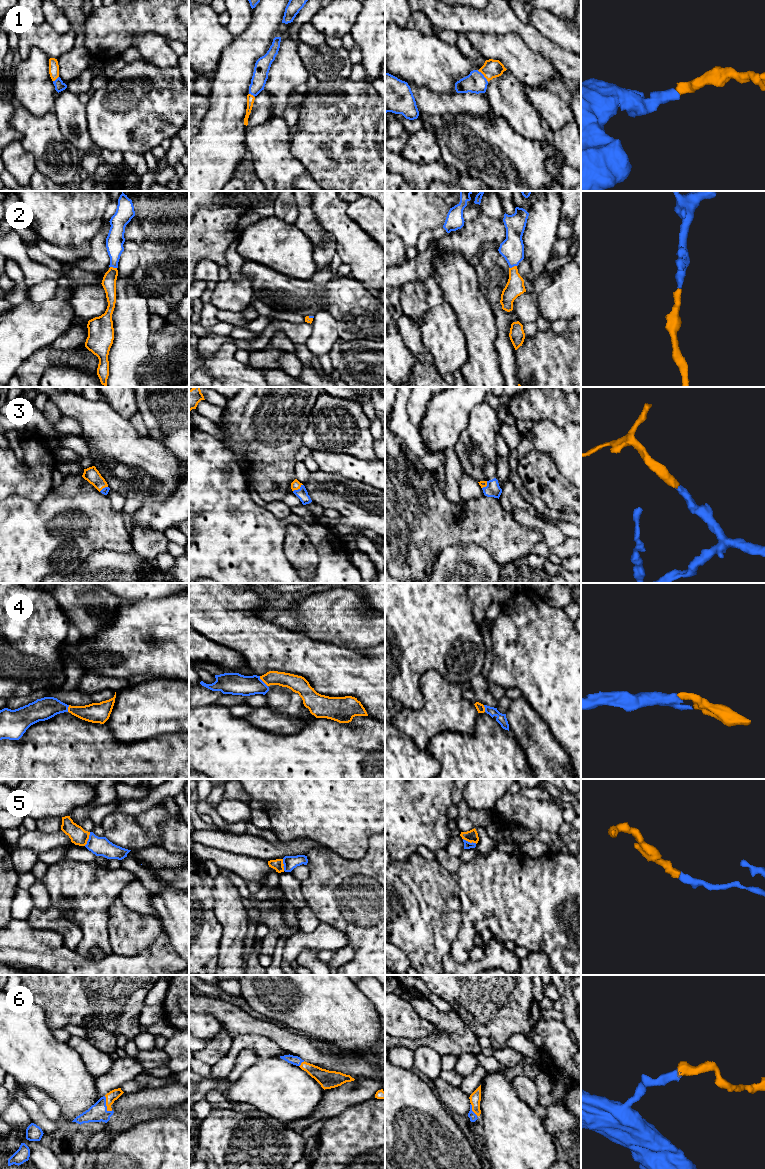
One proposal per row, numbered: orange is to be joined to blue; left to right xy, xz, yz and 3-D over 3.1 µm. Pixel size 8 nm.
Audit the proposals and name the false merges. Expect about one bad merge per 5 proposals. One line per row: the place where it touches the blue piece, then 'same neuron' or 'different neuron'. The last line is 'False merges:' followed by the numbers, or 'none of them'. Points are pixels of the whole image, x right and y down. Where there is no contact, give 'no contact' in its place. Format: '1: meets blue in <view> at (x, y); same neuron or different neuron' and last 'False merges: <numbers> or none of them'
1: meets blue in yz at (483, 75); same neuron
2: meets blue in xy at (113, 267); same neuron
3: meets blue in xz at (298, 489); same neuron
4: meets blue in xz at (262, 681); same neuron
5: meets blue in xy at (88, 839); same neuron
6: meets blue in xy at (105, 1105); same neuron
False merges: none of them

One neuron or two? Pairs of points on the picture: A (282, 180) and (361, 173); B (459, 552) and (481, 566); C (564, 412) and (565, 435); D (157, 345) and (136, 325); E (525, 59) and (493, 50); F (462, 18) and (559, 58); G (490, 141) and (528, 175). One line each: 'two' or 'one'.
A: two
B: one
C: two
D: two
E: one
F: one
G: one

